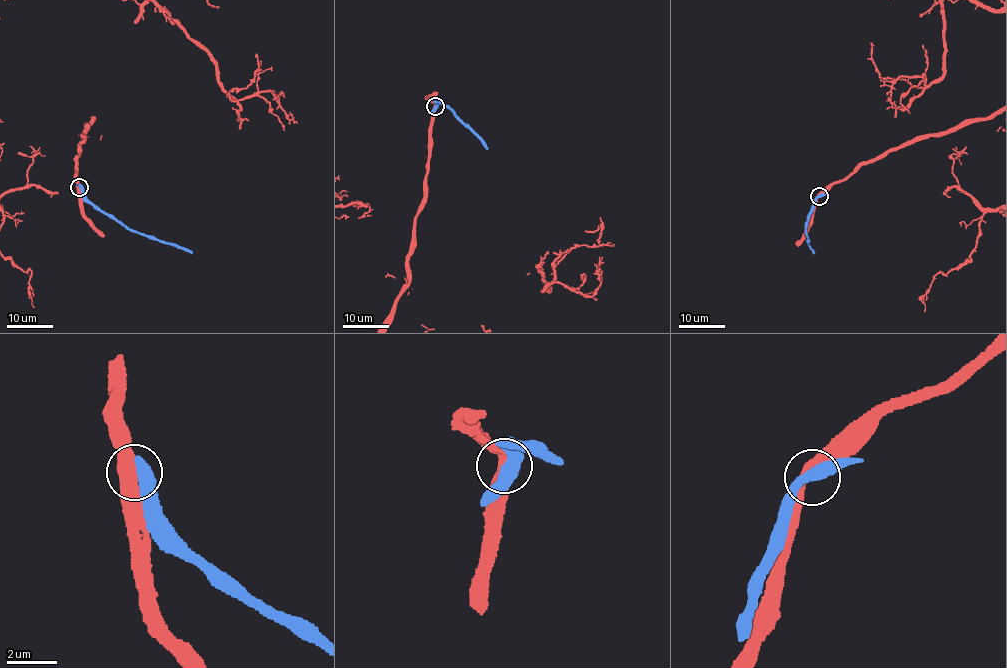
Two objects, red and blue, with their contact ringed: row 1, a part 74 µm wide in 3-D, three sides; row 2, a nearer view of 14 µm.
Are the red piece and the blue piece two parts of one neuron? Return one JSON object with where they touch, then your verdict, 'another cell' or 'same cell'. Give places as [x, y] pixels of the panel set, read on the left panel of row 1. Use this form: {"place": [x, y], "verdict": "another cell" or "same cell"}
{"place": [79, 187], "verdict": "another cell"}

